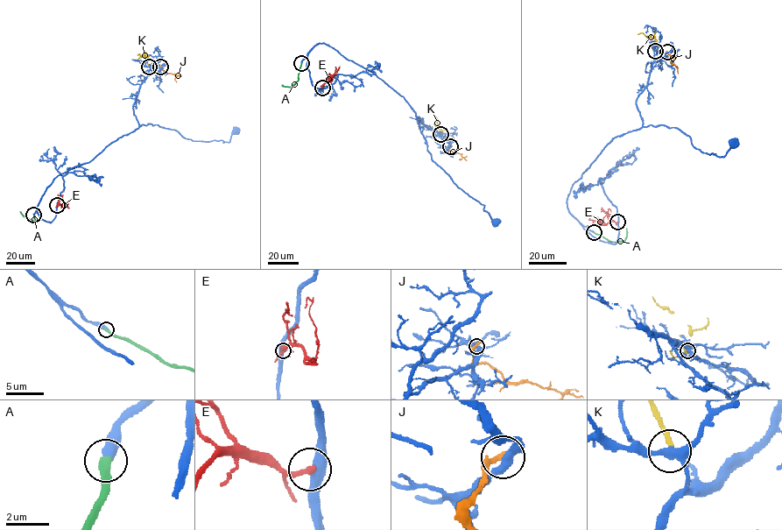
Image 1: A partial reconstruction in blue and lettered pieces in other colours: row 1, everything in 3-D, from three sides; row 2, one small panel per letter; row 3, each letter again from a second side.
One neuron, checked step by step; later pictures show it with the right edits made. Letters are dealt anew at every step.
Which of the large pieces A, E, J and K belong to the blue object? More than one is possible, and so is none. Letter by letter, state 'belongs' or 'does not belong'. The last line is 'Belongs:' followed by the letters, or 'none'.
A: belongs
E: does not belong
J: does not belong
K: belongs
Belongs: A, K

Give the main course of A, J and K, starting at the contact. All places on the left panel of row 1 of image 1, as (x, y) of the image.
A: (34, 215), (34, 222), (26, 219), (20, 211)
J: (160, 67), (160, 70), (177, 75), (176, 81)
K: (149, 67), (145, 56), (137, 55)

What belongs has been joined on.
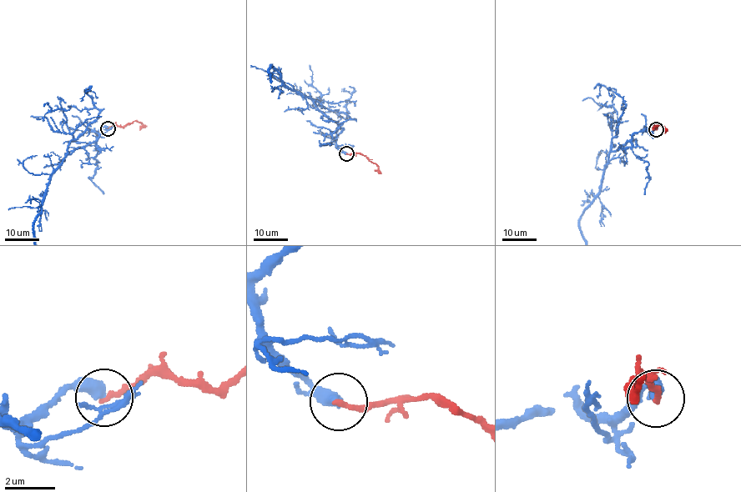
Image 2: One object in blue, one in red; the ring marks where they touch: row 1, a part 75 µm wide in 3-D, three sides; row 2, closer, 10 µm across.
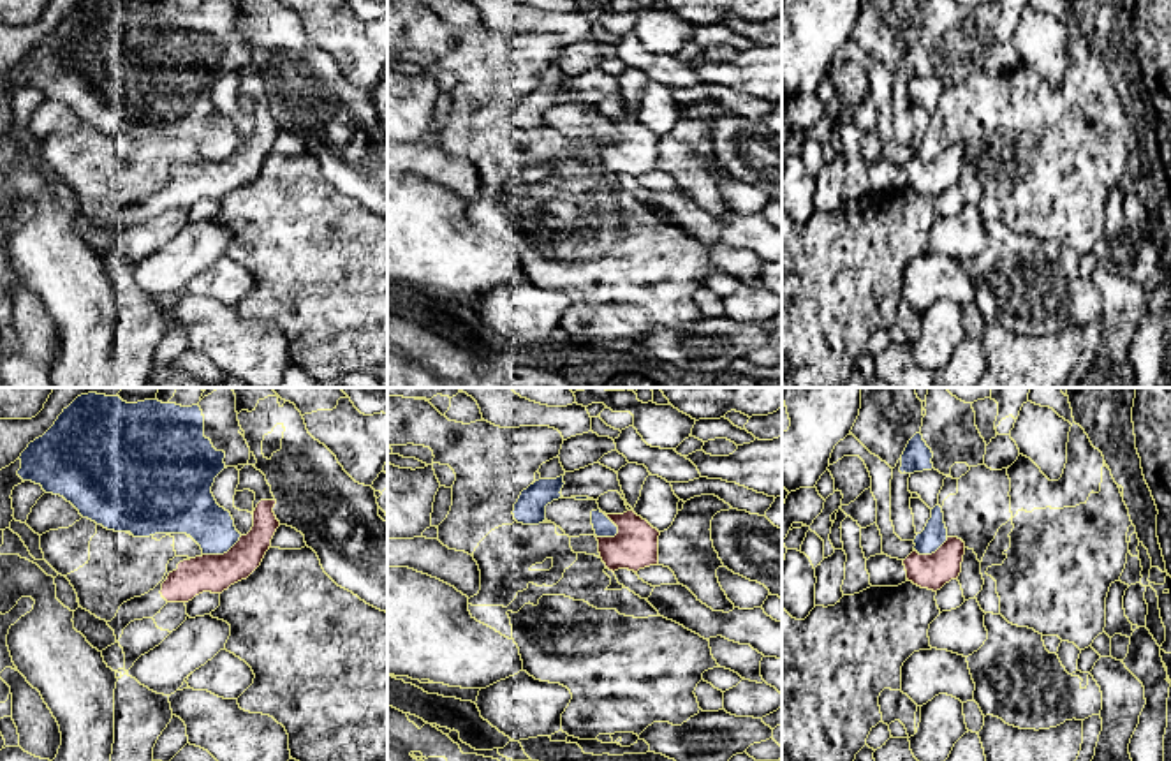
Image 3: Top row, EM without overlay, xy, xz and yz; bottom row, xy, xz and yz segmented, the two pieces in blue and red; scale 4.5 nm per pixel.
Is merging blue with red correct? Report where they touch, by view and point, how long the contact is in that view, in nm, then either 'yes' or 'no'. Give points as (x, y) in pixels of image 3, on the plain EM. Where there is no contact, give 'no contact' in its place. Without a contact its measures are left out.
contact xz (613, 129); length 140 nm; no

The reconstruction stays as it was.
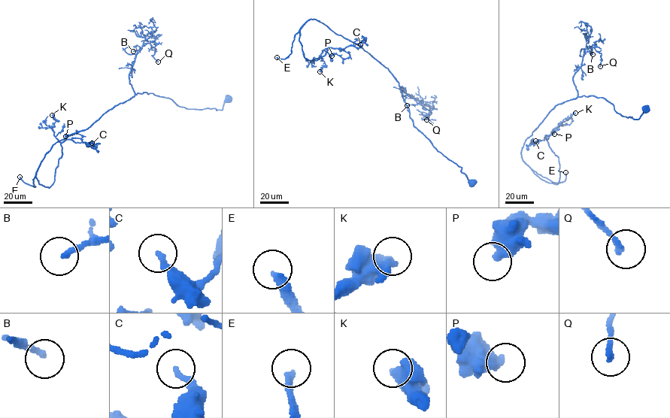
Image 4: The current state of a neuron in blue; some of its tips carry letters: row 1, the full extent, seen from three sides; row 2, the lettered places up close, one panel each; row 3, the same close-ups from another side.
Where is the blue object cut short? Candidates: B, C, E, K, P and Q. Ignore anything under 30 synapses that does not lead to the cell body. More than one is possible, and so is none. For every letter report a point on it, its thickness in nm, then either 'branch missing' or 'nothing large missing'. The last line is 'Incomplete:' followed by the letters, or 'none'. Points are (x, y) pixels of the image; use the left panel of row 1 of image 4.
B: (133, 51) | 200 nm | branch missing
C: (92, 143) | 200 nm | nothing large missing
E: (19, 177) | 280 nm | branch missing
K: (52, 115) | 500 nm | nothing large missing
P: (65, 136) | 500 nm | nothing large missing
Q: (158, 62) | 200 nm | nothing large missing
Incomplete: B, E

